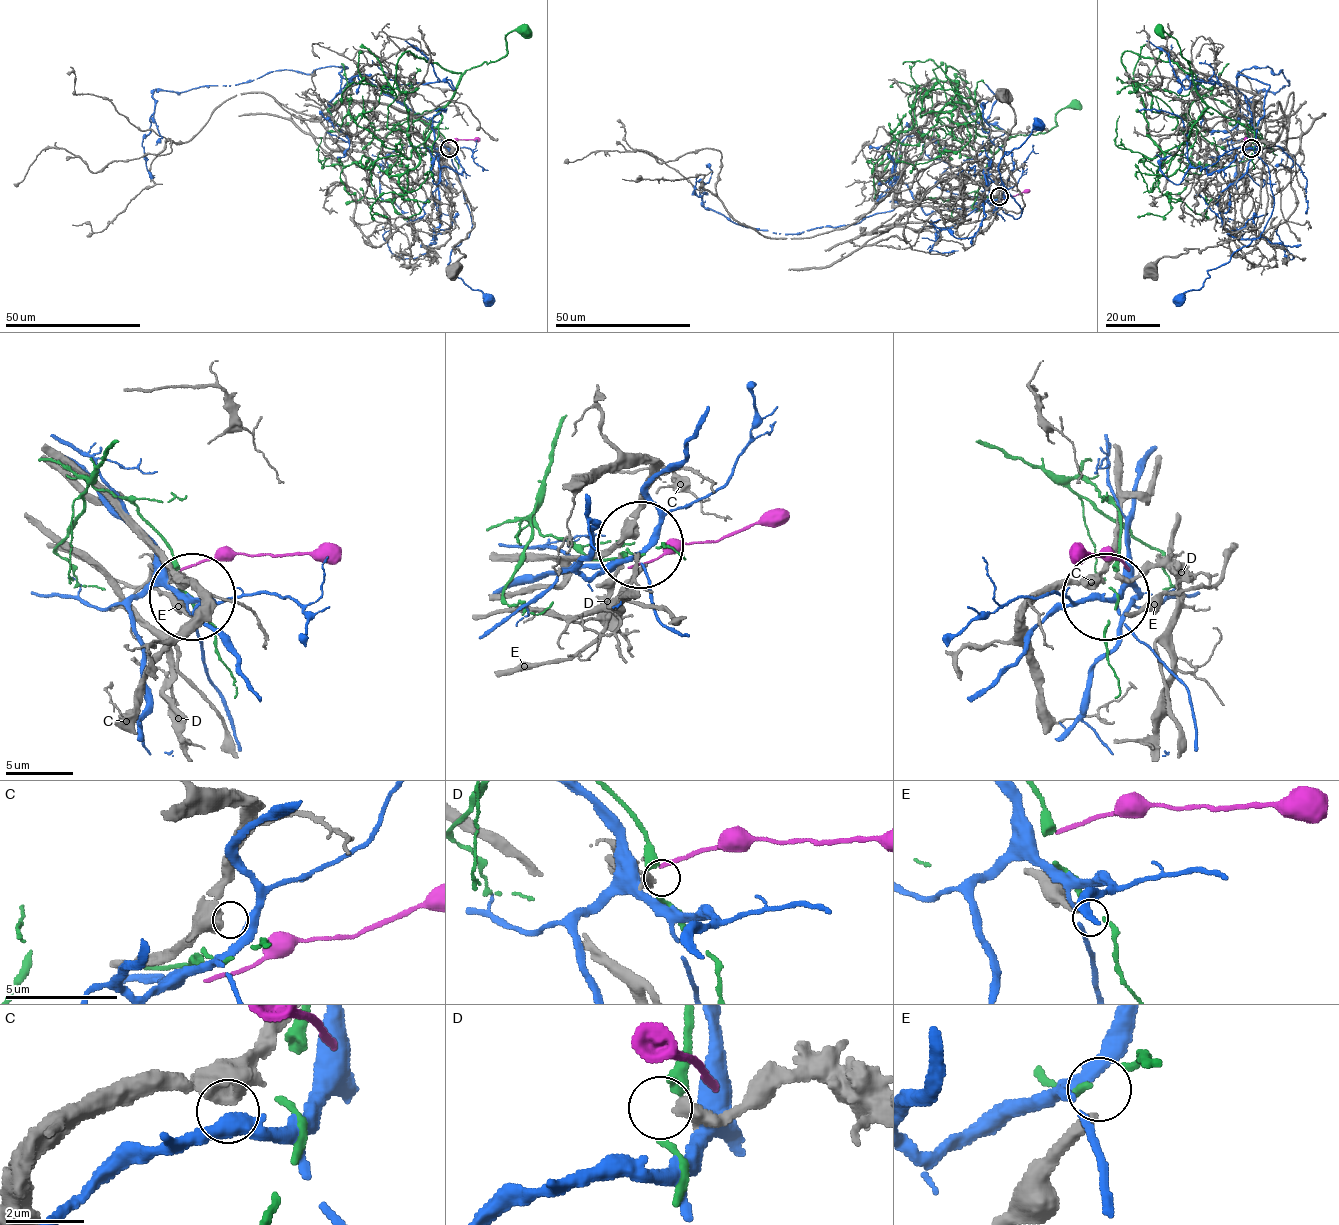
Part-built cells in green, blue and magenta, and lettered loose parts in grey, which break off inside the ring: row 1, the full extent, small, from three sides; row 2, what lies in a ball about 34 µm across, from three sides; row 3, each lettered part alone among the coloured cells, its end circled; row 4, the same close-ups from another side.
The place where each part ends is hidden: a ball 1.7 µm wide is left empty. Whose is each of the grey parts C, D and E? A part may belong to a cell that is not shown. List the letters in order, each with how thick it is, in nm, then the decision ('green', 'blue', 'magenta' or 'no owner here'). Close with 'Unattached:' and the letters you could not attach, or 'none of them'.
C: 460 nm thick; no owner here
D: 400 nm thick; no owner here
E: 340 nm thick; no owner here
Unattached: C, D, E

